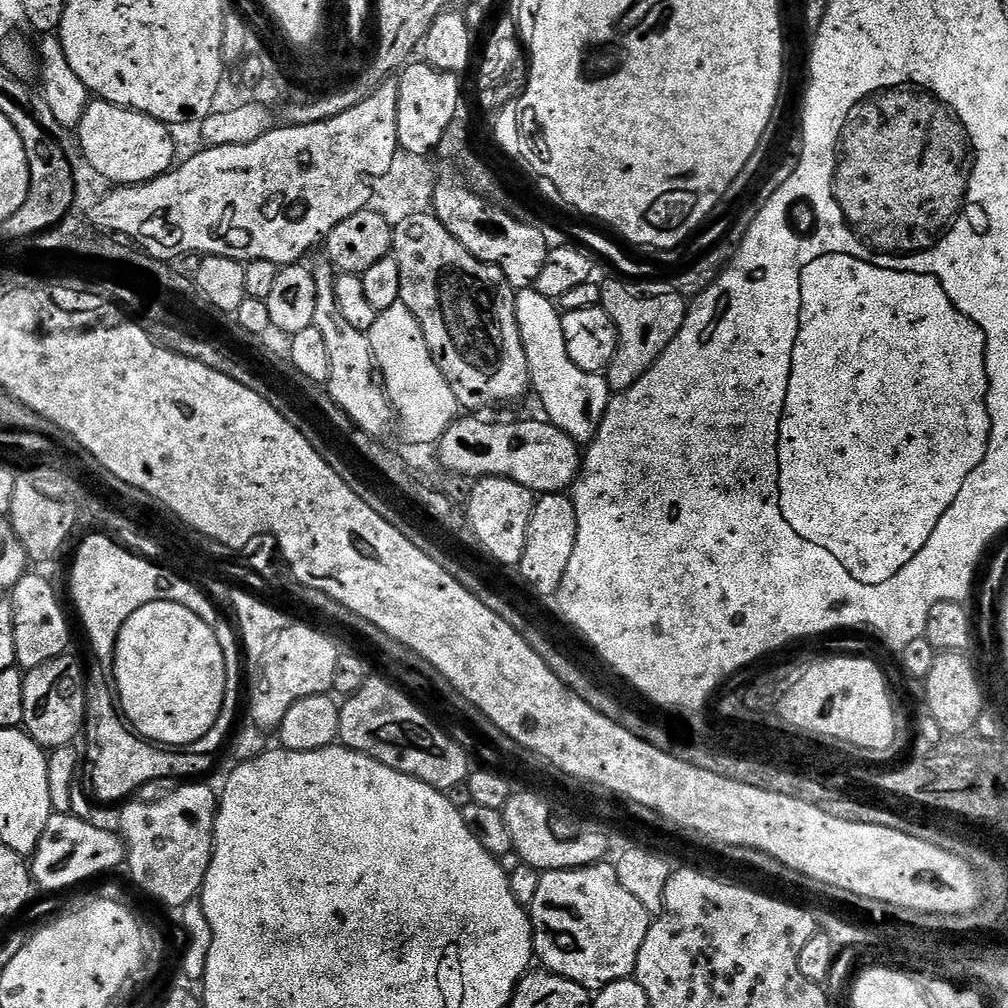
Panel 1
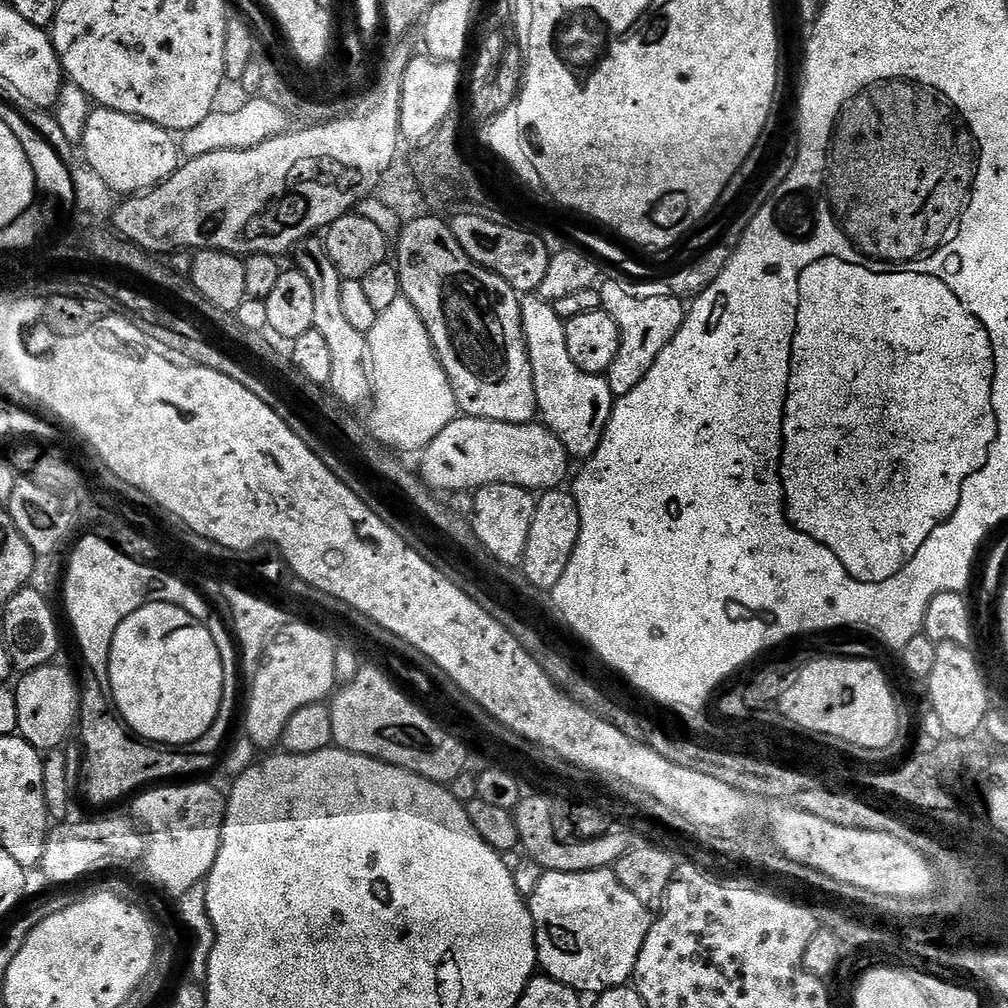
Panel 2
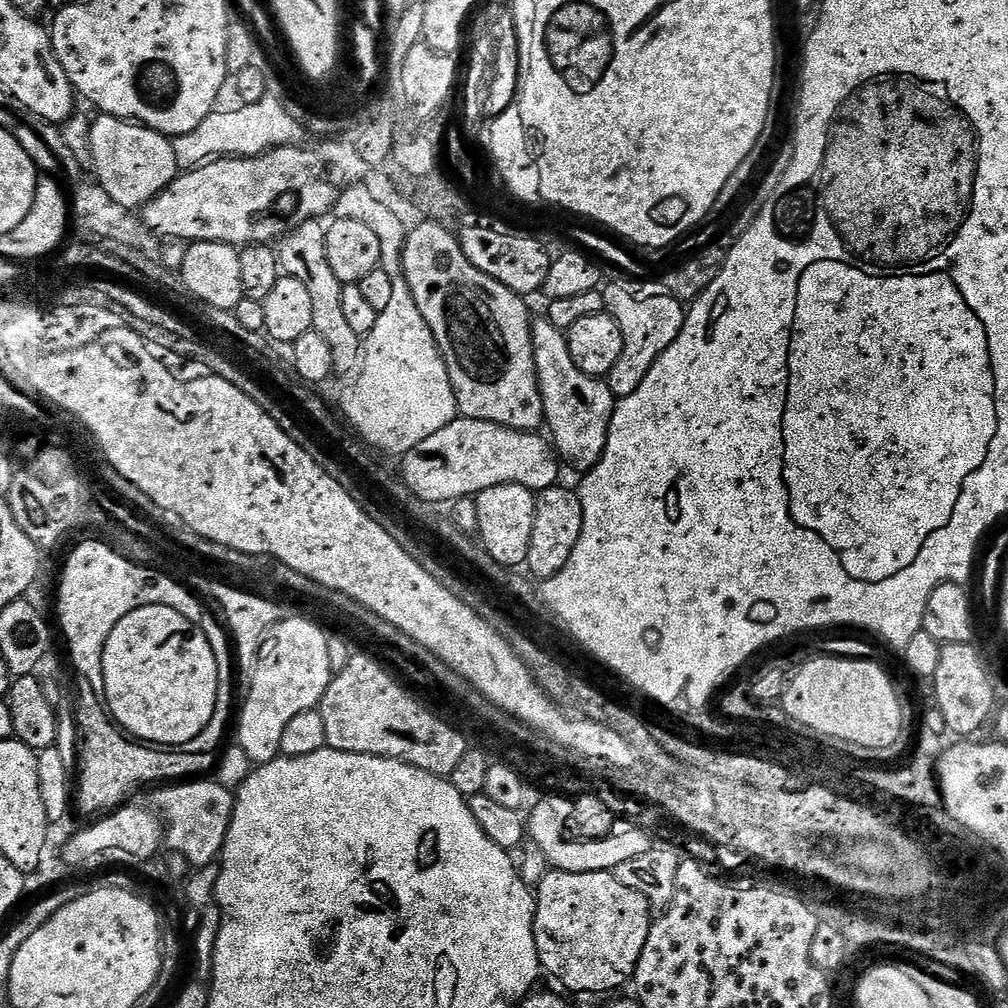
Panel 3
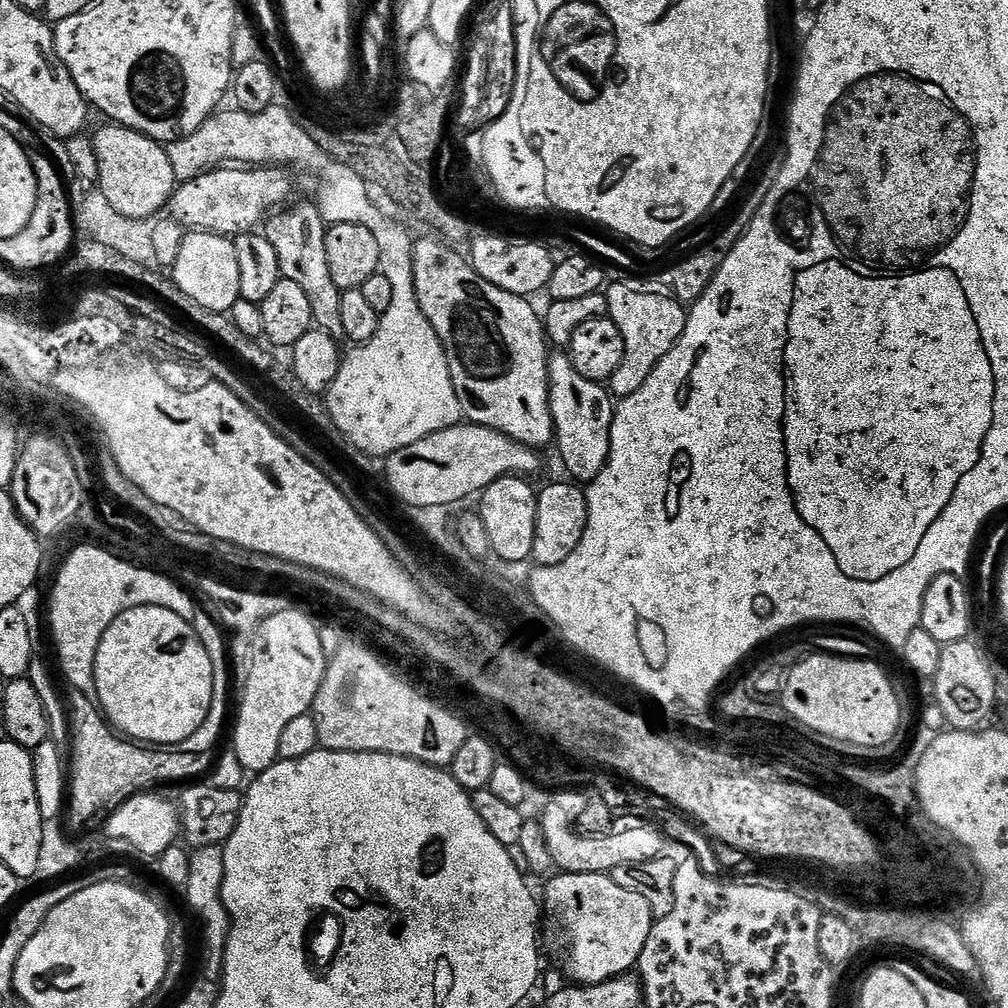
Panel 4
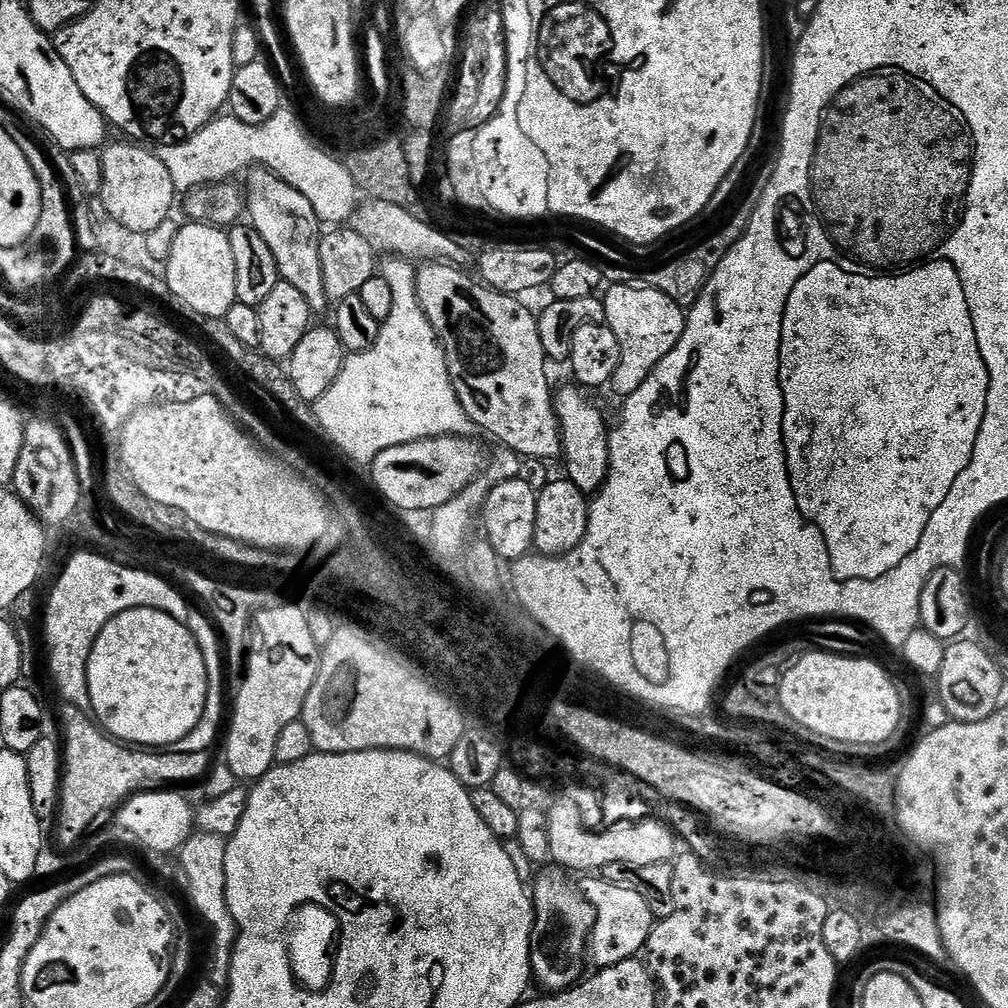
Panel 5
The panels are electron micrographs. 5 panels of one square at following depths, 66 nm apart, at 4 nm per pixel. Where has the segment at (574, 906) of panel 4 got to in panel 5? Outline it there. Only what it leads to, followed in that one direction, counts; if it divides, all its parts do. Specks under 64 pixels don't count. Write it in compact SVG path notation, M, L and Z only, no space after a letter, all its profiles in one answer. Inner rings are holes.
M593 878L585 882L584 888L582 884L582 895L594 913L592 933L588 935L588 960L596 963L597 969L626 962L639 957L645 951L652 933L654 917L642 894Z

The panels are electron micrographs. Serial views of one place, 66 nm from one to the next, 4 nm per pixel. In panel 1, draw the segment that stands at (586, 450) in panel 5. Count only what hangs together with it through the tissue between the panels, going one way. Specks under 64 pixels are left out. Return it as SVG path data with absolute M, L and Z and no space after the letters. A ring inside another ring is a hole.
M535 286L521 288L516 292L514 318L518 322L518 334L522 338L522 350L526 350L530 388L533 393L536 391L536 396L540 399L541 406L544 407L543 415L548 423L576 440L577 444L581 446L591 444L598 434L598 426L602 426L602 418L608 409L610 389L607 379L595 372L578 370L578 366L570 362L570 353L566 351L566 338L562 334L562 313L557 301L538 294Z

